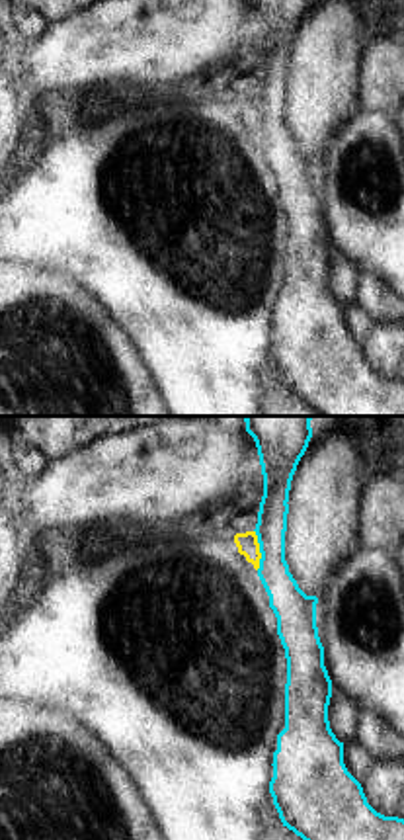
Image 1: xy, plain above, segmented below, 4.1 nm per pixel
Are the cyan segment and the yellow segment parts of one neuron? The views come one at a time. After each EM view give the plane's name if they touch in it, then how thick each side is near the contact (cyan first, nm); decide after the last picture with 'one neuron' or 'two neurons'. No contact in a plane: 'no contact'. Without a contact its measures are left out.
xy | 150/90 nm

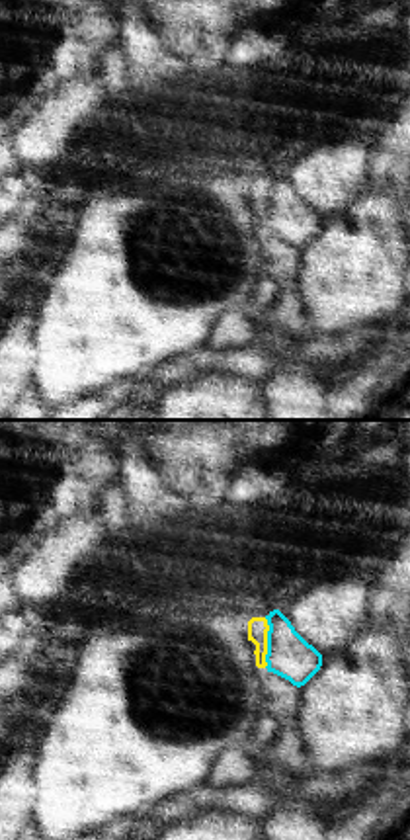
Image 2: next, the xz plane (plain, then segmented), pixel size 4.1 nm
xz | 180/90 nm

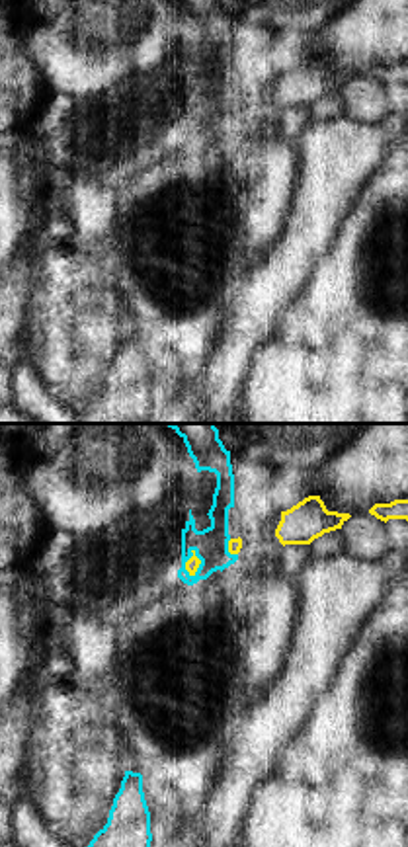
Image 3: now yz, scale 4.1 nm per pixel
yz | 140/60 nm

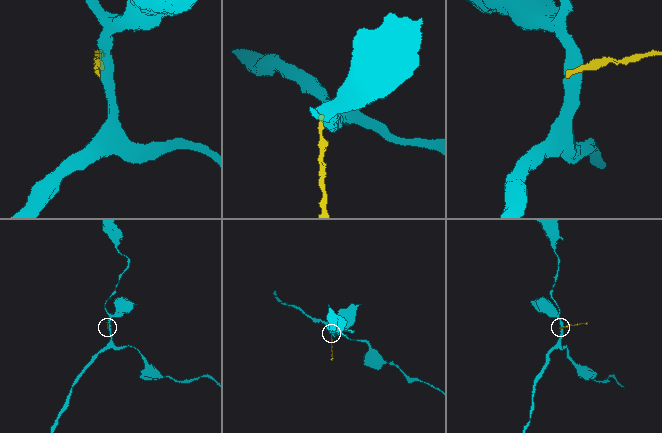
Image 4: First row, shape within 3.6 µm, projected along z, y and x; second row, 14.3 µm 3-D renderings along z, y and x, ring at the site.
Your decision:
two neurons

